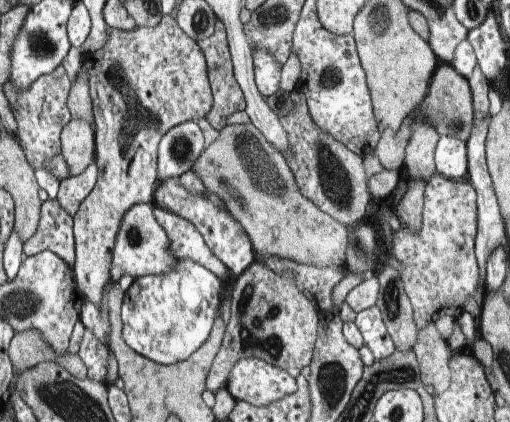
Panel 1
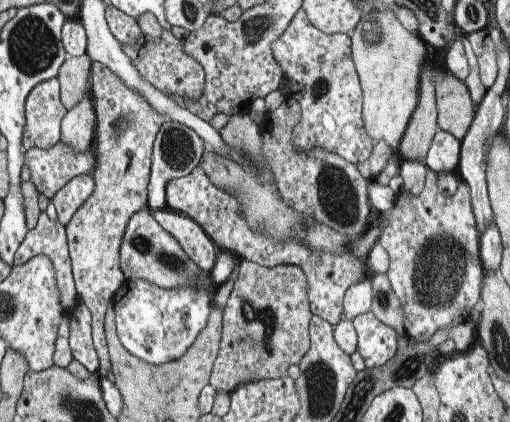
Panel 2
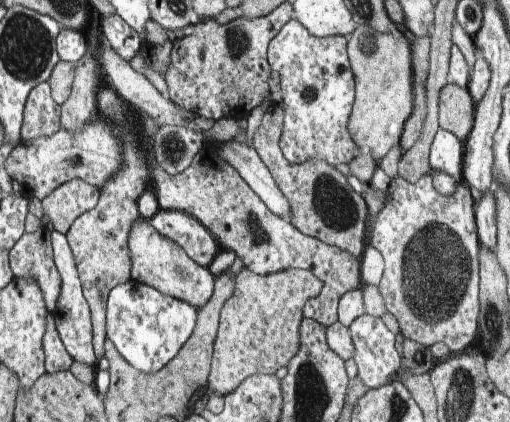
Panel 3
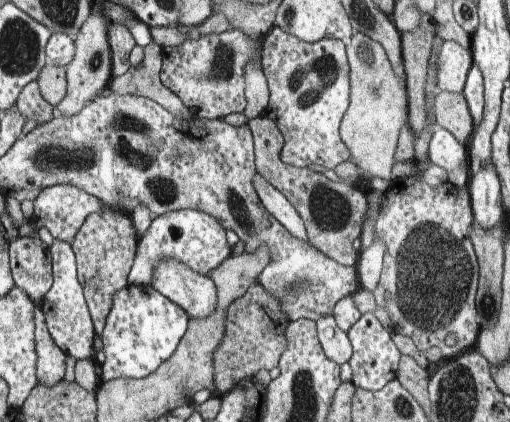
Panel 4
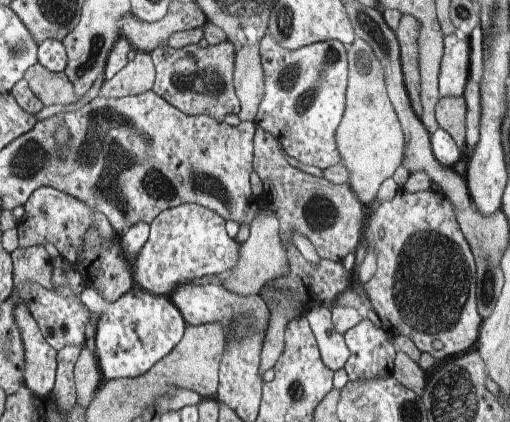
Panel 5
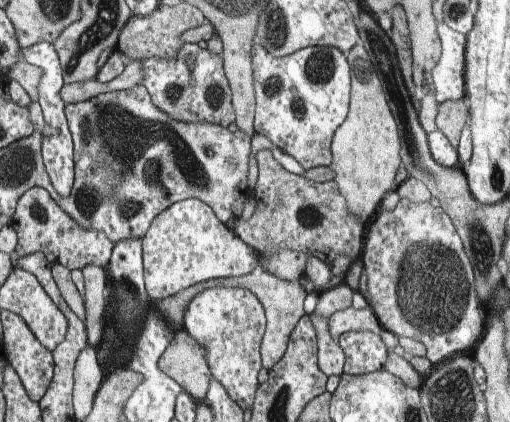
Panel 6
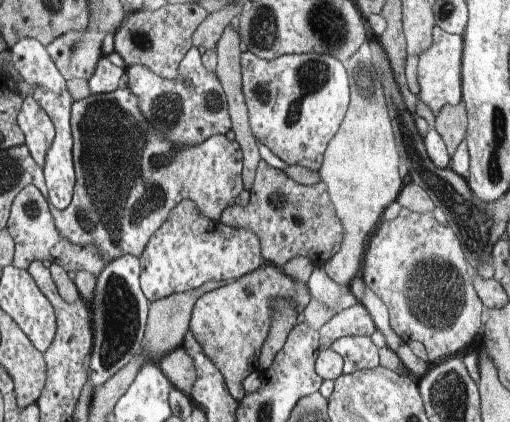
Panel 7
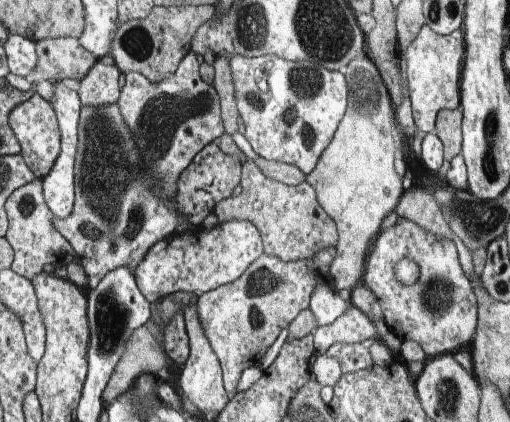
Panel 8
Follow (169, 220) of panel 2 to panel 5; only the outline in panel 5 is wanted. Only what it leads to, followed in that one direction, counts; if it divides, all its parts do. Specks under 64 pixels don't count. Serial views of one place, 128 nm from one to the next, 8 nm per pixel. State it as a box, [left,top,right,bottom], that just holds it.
[133,203,241,296]

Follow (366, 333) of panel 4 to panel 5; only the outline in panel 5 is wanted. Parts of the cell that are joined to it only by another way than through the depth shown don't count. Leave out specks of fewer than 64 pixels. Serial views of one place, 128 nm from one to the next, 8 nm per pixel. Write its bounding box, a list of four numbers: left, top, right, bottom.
[343,316,397,381]

